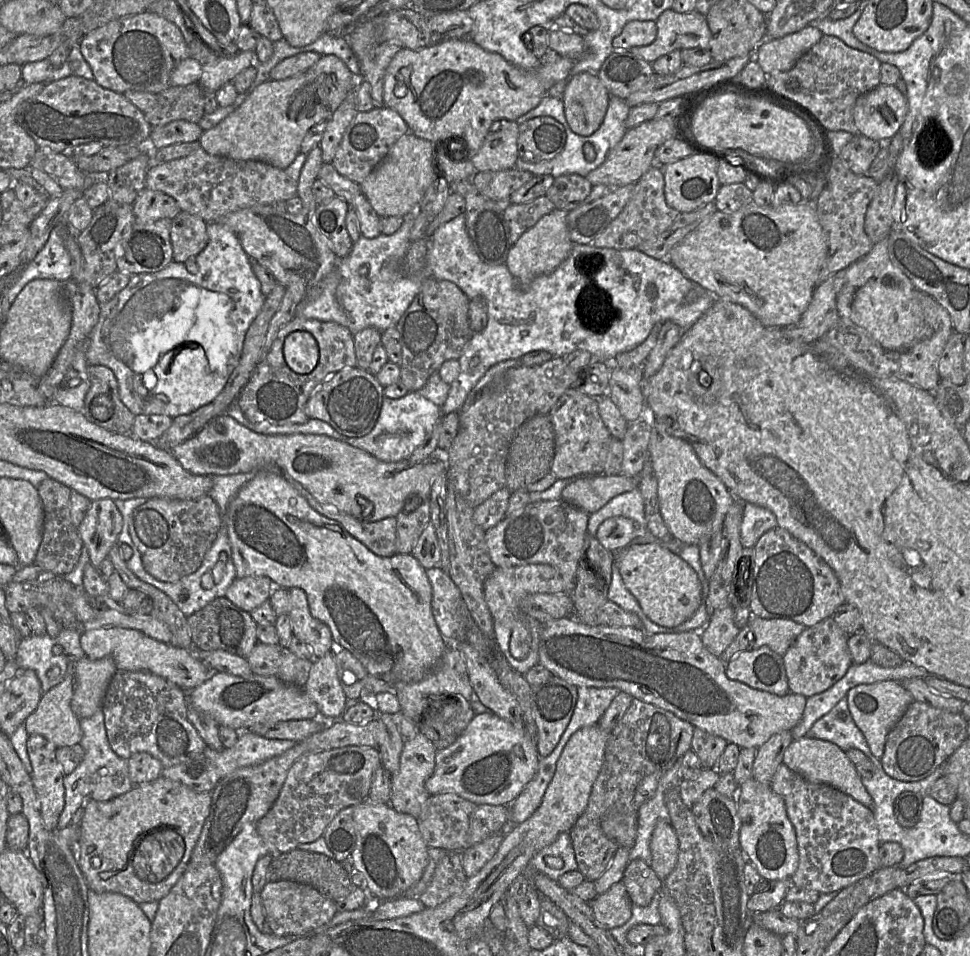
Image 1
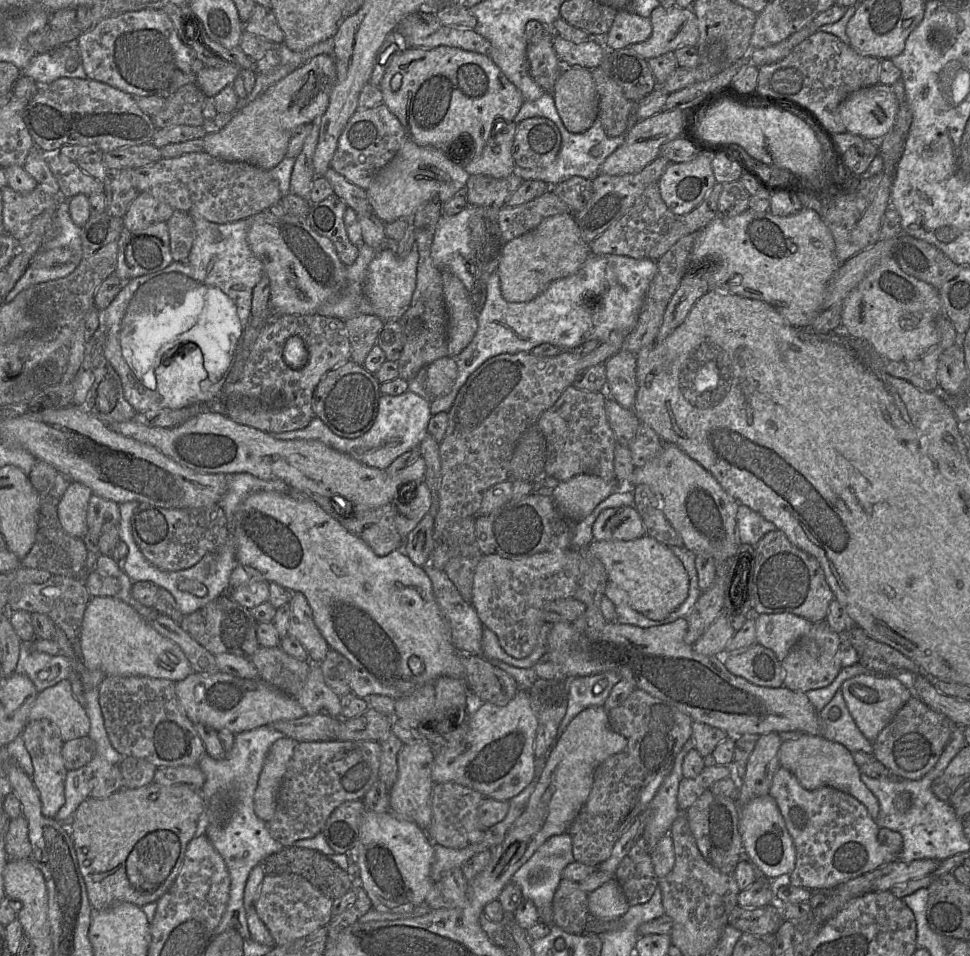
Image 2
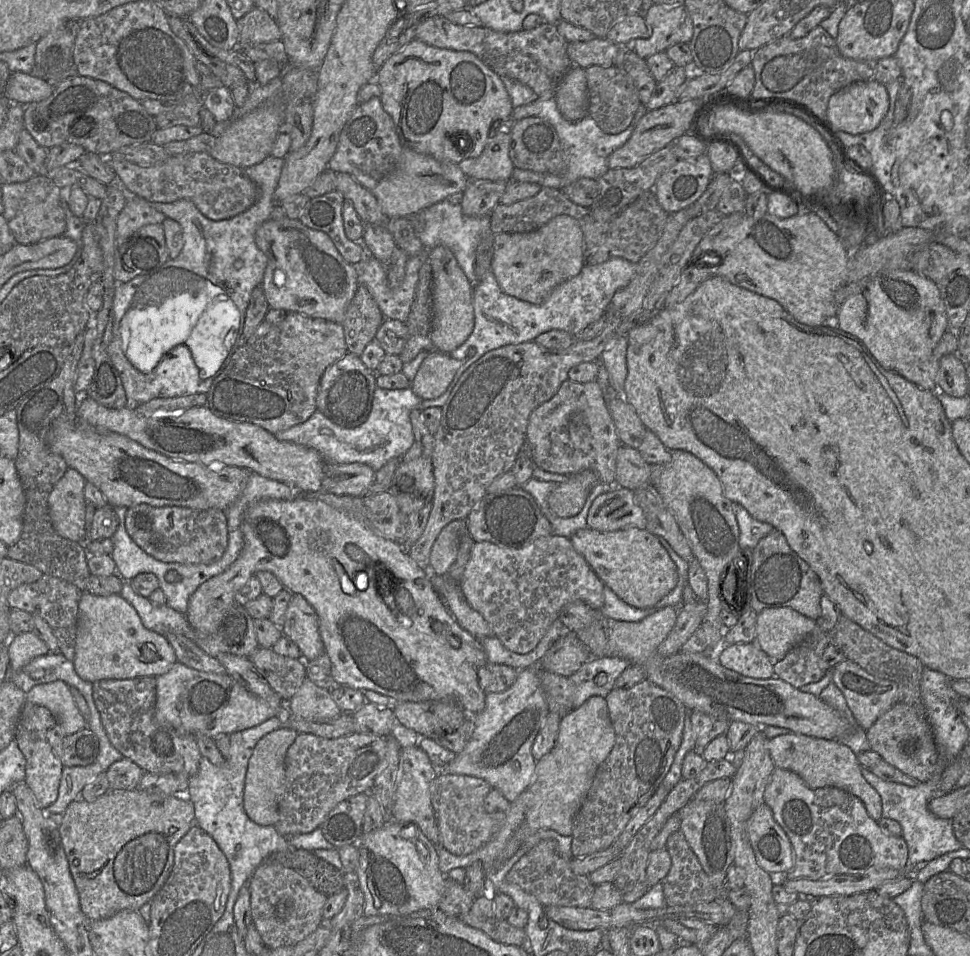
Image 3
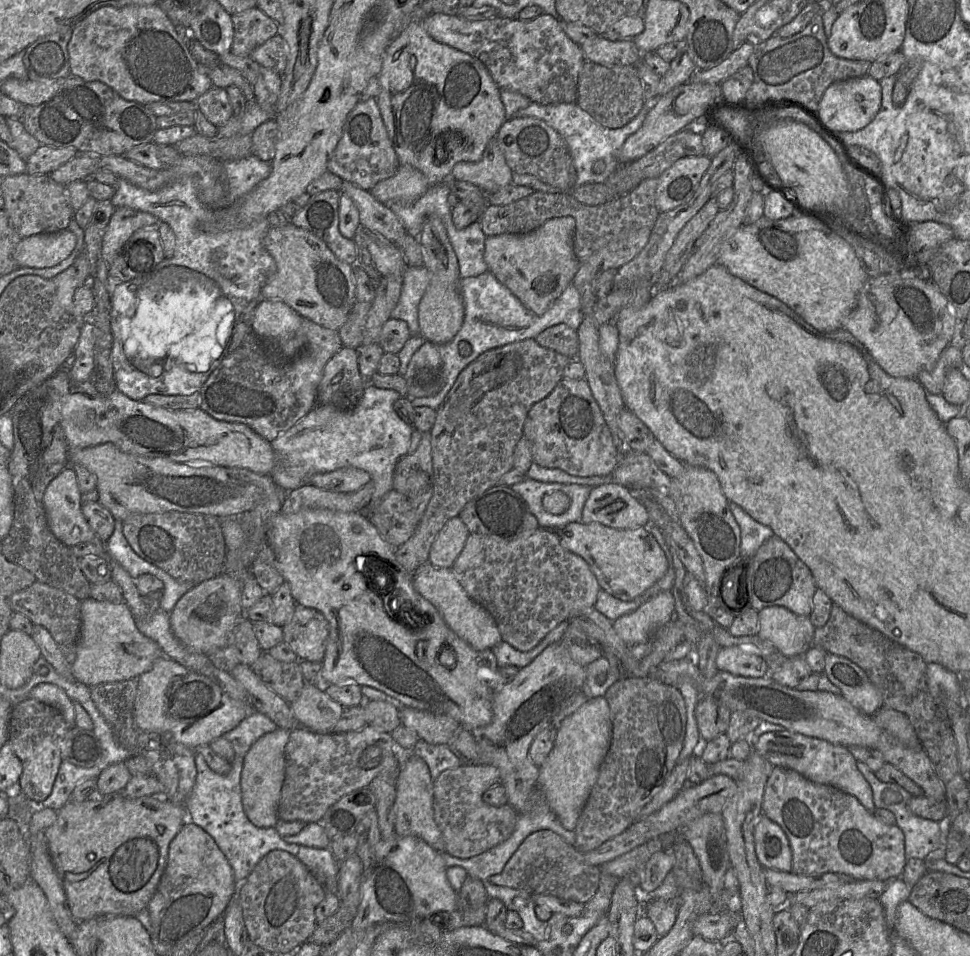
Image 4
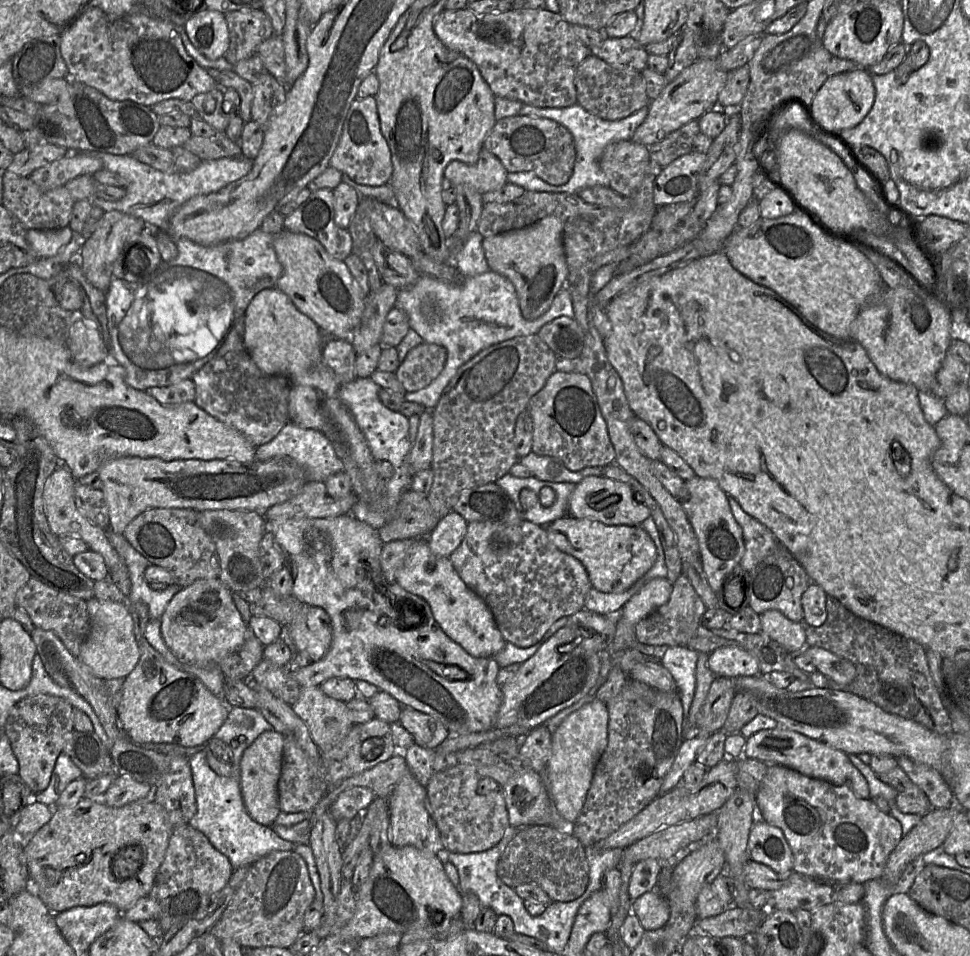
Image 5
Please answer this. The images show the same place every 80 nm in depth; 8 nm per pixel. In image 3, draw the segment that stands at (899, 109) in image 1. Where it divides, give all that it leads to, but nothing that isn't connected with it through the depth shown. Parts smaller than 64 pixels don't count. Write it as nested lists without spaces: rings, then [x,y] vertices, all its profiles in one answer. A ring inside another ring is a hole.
[[[871,79],[855,82],[833,94],[828,102],[827,120],[837,131],[858,135],[877,128],[888,110],[889,95],[886,86]]]

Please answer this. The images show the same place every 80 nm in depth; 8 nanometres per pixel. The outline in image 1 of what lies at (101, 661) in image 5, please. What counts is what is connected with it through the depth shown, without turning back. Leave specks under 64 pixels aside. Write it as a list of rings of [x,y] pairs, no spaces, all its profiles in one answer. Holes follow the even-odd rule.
[[[85,629],[80,642],[86,656],[92,660],[111,657],[117,670],[148,671],[174,682],[185,691],[196,688],[212,676],[212,670],[189,650],[158,641],[136,629]]]

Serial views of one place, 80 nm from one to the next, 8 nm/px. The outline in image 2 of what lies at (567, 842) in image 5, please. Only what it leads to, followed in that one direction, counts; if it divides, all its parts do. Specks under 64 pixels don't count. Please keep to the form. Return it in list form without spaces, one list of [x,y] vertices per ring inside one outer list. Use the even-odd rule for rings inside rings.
[[[561,879],[552,901],[553,921],[570,934],[583,934],[590,916],[588,893],[580,888],[580,883]]]

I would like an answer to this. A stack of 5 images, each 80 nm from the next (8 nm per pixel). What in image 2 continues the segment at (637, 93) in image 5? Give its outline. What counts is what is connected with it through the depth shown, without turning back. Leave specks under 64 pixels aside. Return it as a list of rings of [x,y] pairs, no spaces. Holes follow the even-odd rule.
[[[600,67],[591,70],[591,74],[599,98],[597,119],[601,122],[607,136],[619,136],[627,128],[633,101],[625,97],[620,86]]]

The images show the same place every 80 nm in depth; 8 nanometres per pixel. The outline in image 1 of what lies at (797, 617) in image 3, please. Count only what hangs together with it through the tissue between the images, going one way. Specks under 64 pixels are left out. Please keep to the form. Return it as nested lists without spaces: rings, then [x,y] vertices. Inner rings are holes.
[[[751,614],[747,625],[754,634],[755,647],[768,646],[783,656],[797,636],[806,628],[804,625],[783,618],[764,619]]]

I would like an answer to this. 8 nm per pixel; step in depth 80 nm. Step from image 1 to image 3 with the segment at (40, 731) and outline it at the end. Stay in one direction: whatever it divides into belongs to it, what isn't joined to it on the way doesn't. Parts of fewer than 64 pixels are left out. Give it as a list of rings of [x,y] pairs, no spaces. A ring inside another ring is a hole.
[[[63,681],[35,686],[26,694],[26,700],[50,710],[66,736],[87,727],[87,722],[75,703],[70,686]]]

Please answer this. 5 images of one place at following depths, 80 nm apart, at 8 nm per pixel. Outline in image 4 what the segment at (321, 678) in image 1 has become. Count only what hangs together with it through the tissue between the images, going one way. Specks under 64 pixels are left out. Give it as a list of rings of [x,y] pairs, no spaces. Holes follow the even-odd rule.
[[[306,683],[300,696],[290,706],[298,725],[319,734],[333,733],[335,725],[345,710],[324,691],[324,685],[313,683]]]

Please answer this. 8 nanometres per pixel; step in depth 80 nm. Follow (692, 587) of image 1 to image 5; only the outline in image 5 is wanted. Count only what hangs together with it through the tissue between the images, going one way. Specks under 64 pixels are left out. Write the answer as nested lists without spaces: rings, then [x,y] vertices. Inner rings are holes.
[[[565,515],[545,525],[544,529],[552,544],[582,563],[592,588],[602,592],[627,591],[644,577],[656,561],[655,544],[641,526],[611,526],[592,519],[578,519]]]

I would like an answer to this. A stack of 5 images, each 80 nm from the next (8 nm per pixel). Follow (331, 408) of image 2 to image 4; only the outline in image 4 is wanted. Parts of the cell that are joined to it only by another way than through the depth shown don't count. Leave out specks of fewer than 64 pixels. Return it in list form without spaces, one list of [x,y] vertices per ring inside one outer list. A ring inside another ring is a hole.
[[[343,346],[324,367],[317,404],[352,411],[360,402],[367,383],[359,371],[358,351]]]

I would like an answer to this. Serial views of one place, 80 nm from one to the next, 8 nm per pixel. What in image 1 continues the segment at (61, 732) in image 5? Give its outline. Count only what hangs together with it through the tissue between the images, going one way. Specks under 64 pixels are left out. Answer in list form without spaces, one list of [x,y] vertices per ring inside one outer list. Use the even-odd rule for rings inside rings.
[[[30,735],[27,751],[32,764],[32,783],[40,803],[41,818],[48,830],[58,829],[65,806],[63,767],[56,758],[57,747],[42,735]]]

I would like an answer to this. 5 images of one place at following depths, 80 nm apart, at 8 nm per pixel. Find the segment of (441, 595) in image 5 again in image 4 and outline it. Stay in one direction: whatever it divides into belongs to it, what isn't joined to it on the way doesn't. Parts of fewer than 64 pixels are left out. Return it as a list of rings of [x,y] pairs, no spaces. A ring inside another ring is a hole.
[[[429,561],[412,573],[415,590],[432,603],[448,627],[475,650],[491,650],[502,642],[502,637],[492,615],[466,593],[451,568],[435,568]]]

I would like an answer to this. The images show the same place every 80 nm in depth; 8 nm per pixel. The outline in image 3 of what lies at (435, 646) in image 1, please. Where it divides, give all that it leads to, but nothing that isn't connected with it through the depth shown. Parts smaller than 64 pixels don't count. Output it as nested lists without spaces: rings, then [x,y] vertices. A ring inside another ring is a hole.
[[[297,497],[293,500],[263,499],[252,504],[246,511],[241,524],[244,538],[244,547],[238,559],[223,573],[212,577],[203,583],[190,597],[186,618],[189,624],[203,634],[215,633],[221,626],[229,610],[236,604],[236,594],[247,584],[250,578],[255,577],[258,572],[267,571],[272,573],[280,583],[293,595],[302,595],[312,606],[319,620],[319,632],[322,638],[325,653],[329,656],[332,664],[332,676],[338,686],[346,686],[361,691],[372,690],[382,695],[391,697],[394,701],[440,701],[446,699],[456,700],[465,712],[474,717],[485,708],[486,693],[480,687],[478,680],[478,669],[488,663],[486,653],[481,642],[474,638],[469,632],[462,629],[451,615],[446,605],[435,591],[429,577],[429,571],[421,569],[407,554],[405,547],[386,540],[374,534],[369,528],[357,519],[338,511],[324,502],[306,497]],[[333,561],[338,561],[345,569],[348,582],[341,582],[340,577],[334,569]],[[399,587],[406,590],[409,600],[404,610],[401,610],[397,600]]]

